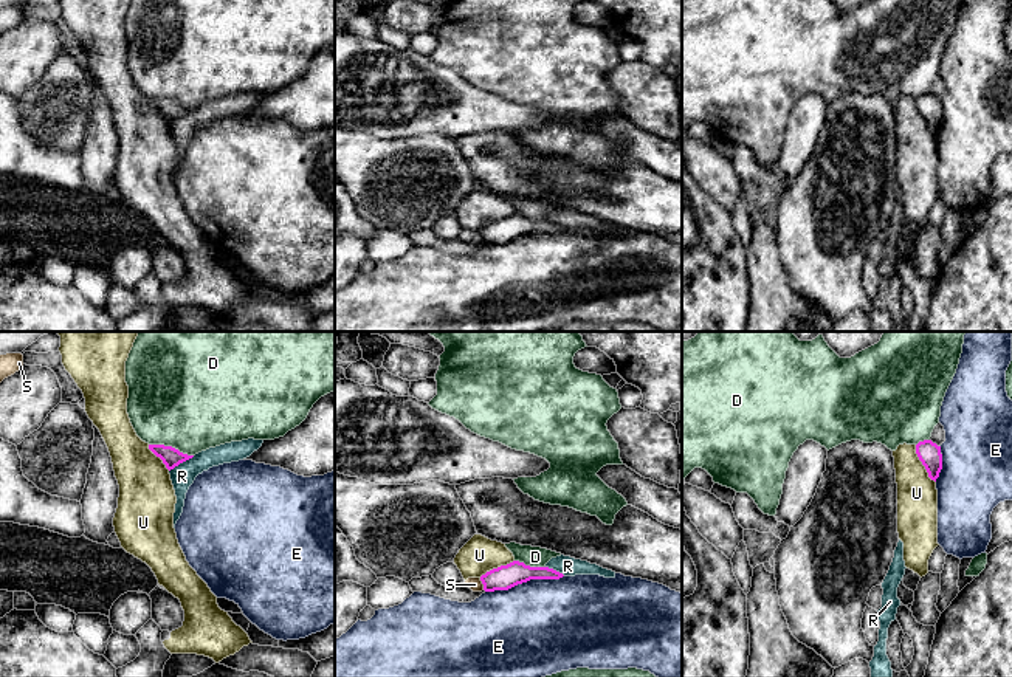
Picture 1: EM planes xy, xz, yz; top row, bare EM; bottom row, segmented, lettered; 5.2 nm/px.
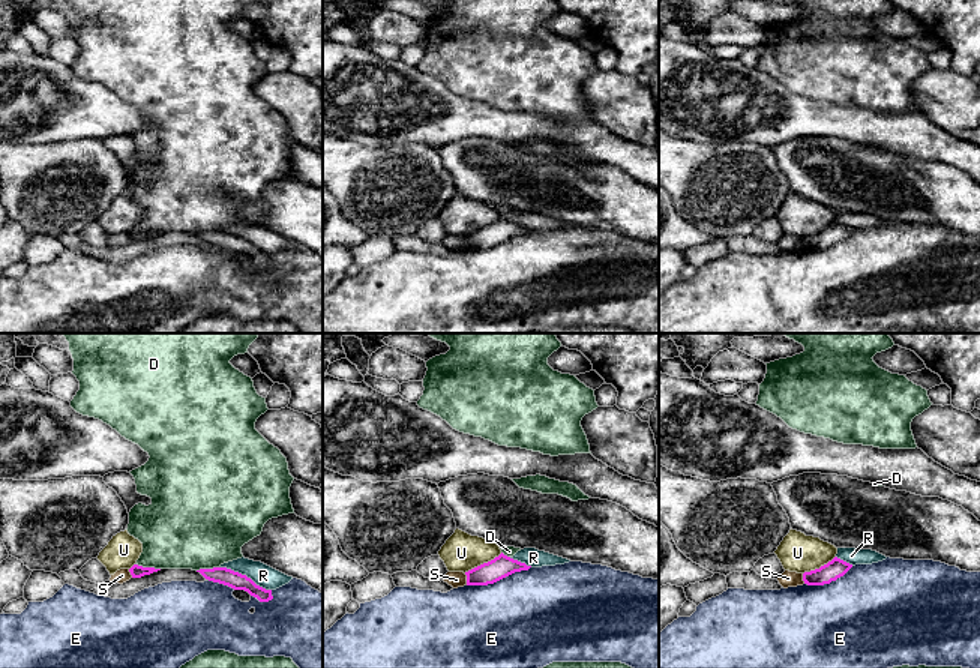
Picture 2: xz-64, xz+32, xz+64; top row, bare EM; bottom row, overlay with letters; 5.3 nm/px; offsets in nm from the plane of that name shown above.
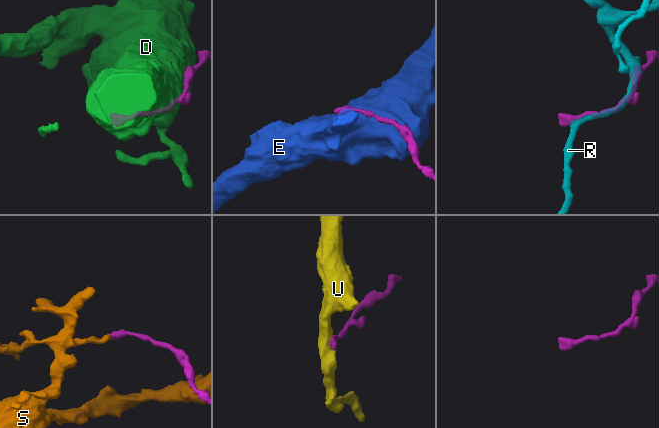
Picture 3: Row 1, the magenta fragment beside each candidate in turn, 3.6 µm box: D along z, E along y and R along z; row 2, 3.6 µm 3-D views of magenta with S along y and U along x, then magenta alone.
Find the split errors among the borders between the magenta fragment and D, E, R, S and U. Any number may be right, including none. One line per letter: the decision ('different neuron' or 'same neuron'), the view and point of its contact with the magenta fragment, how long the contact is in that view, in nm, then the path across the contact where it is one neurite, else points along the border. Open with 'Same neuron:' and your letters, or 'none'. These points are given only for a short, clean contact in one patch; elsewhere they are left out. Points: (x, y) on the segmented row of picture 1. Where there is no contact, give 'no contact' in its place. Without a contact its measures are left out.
Same neuron: none
D: different neuron | xy (171, 446) | 240 nm
E: different neuron | xz (524, 581) | 420 nm
R: different neuron | xy (182, 462) | 160 nm
S: different neuron | xz (482, 583) | 70 nm | along xz (479, 578), (484, 589)
U: different neuron | yz (922, 463) | 220 nm | along yz (915, 445), (918, 459), (935, 482)

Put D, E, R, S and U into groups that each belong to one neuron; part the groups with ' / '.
D / E / R / S / U

